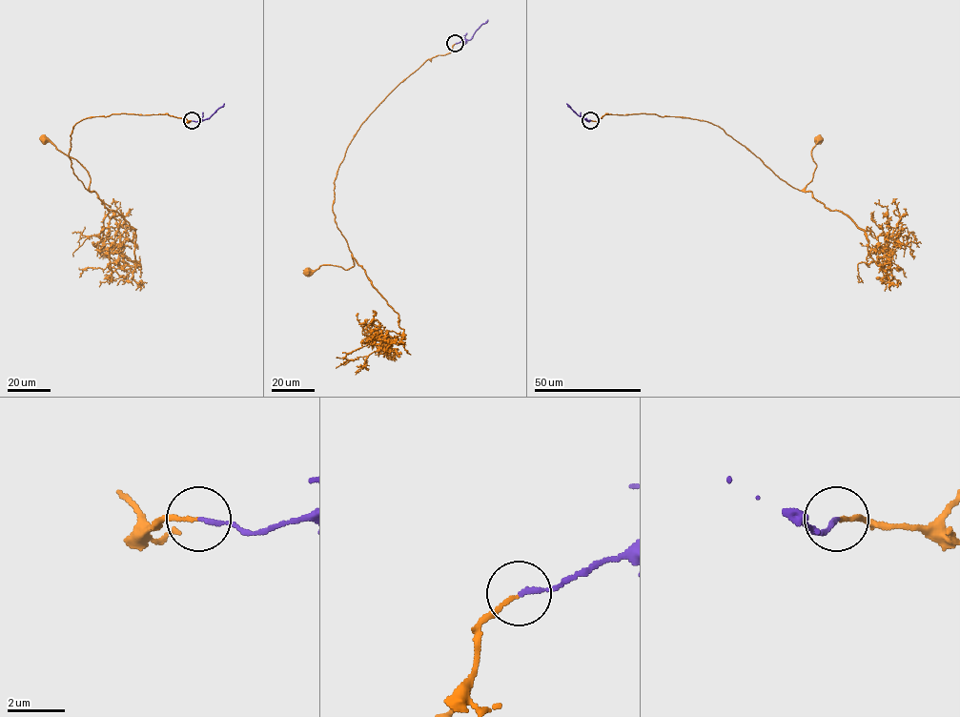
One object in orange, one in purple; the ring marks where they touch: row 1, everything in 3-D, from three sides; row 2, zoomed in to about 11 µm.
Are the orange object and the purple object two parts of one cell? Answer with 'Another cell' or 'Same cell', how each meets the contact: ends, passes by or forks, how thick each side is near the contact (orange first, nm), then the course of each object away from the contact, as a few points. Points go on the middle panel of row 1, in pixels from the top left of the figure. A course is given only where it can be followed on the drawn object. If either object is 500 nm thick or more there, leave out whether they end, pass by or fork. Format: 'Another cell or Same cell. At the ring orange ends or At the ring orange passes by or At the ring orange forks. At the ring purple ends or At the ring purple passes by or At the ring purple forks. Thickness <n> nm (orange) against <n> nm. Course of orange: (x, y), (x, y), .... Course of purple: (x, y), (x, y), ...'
Same cell. At the ring orange ends. At the ring purple ends. Thickness 130 nm (orange) against 160 nm. Course of orange: (456, 44), (404, 78), (360, 126), (337, 172), (333, 205), (354, 265), (344, 269), (322, 264), (308, 273). Course of purple: (456, 43), (469, 40), (487, 19)

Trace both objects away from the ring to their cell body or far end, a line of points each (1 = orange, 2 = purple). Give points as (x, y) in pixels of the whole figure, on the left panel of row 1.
1: (192, 120), (167, 113), (125, 113), (77, 122), (69, 157), (88, 191), (88, 172), (44, 138)
2: (192, 120), (205, 119), (223, 103)

